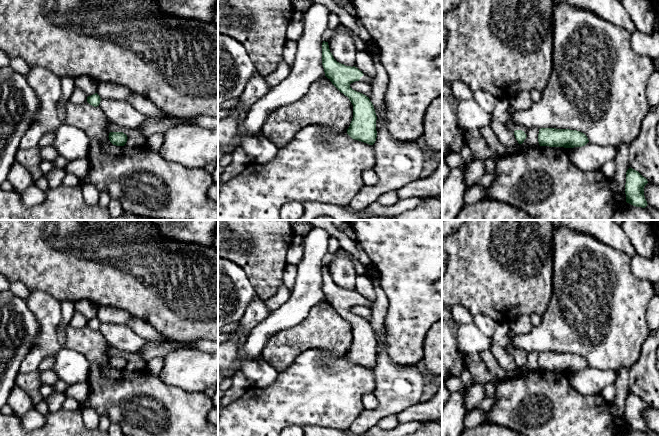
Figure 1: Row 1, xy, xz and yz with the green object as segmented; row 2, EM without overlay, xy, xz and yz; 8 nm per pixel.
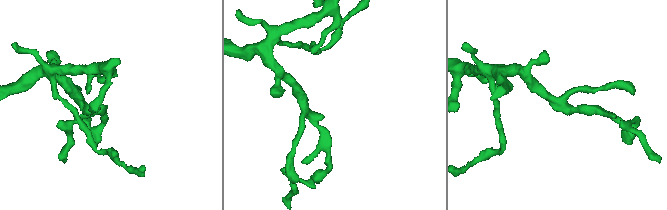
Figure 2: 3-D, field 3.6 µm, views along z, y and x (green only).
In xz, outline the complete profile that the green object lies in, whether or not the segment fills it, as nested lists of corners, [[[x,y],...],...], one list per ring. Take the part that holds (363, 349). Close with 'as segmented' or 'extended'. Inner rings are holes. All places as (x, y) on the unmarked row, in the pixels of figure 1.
[[[328,266],[322,267],[322,289],[325,300],[353,329],[353,342],[347,358],[354,364],[373,369],[377,362],[374,330],[366,319],[353,314],[350,308],[355,305],[373,307],[373,301],[364,299],[355,290],[346,290],[337,286],[330,276]]]; extended

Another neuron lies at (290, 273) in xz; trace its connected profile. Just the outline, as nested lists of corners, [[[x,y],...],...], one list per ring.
[[[287,264],[283,274],[282,284],[291,291],[295,284],[296,278],[297,266]]]

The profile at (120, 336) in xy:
[[[101,323],[99,331],[109,345],[124,352],[137,352],[146,342],[146,339],[126,324]]]

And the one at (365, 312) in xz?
[[[355,305],[355,306],[350,308],[350,311],[353,314],[366,319],[367,321],[371,320],[372,310],[371,310],[371,308],[369,308],[367,306]]]

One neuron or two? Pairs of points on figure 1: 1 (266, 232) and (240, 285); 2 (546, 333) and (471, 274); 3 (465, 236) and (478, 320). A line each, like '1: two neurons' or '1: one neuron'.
1: two neurons
2: two neurons
3: two neurons

